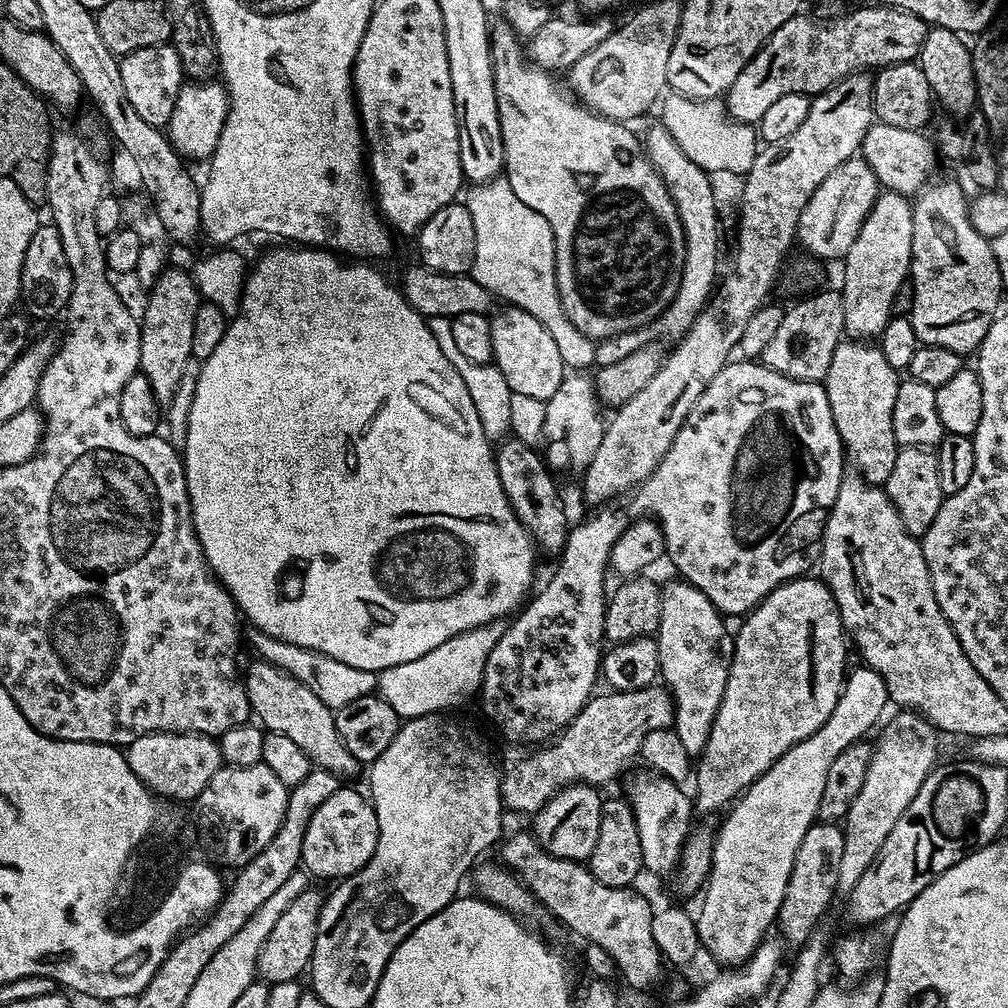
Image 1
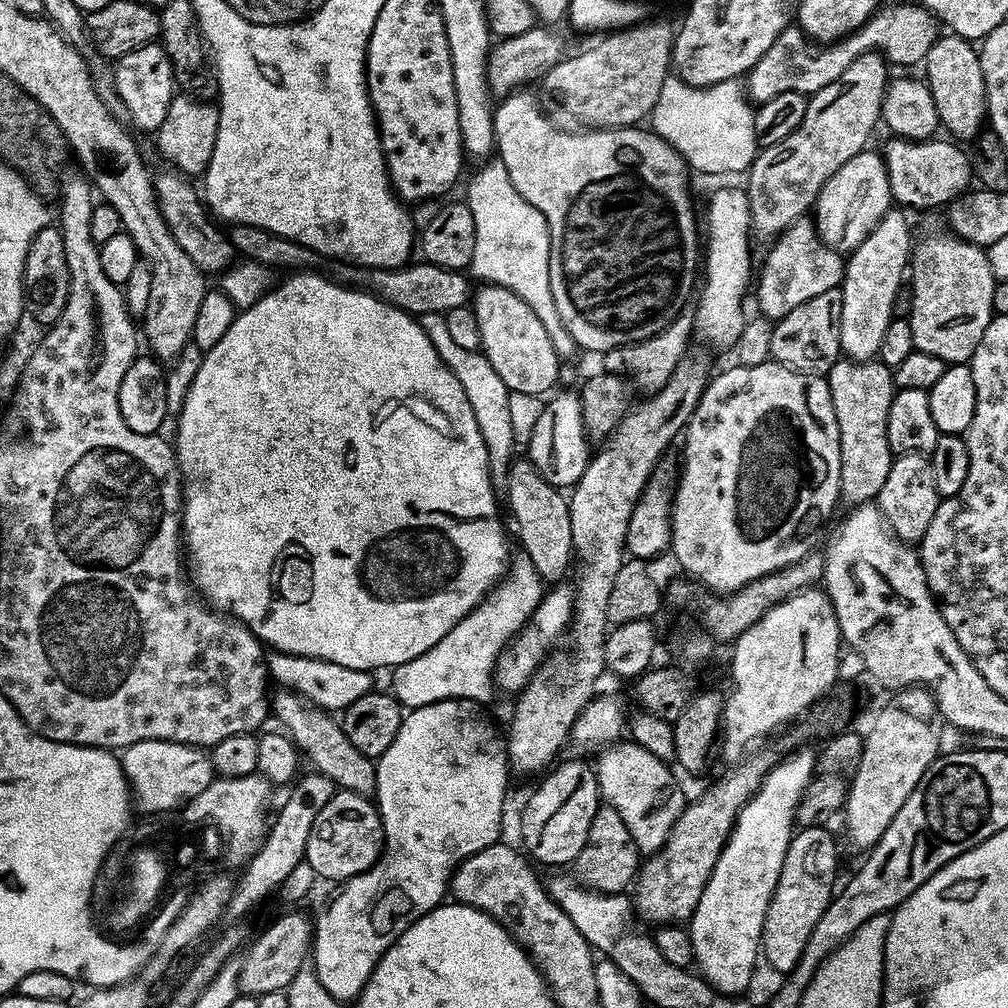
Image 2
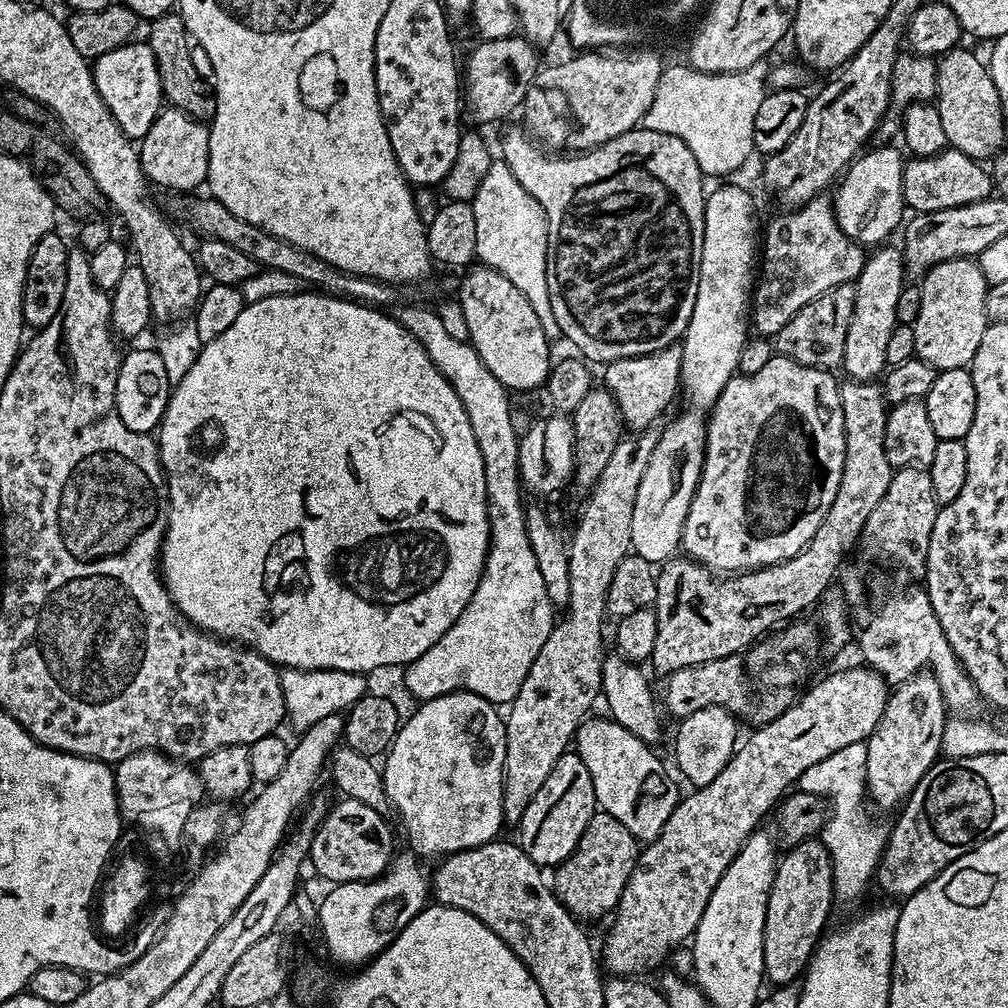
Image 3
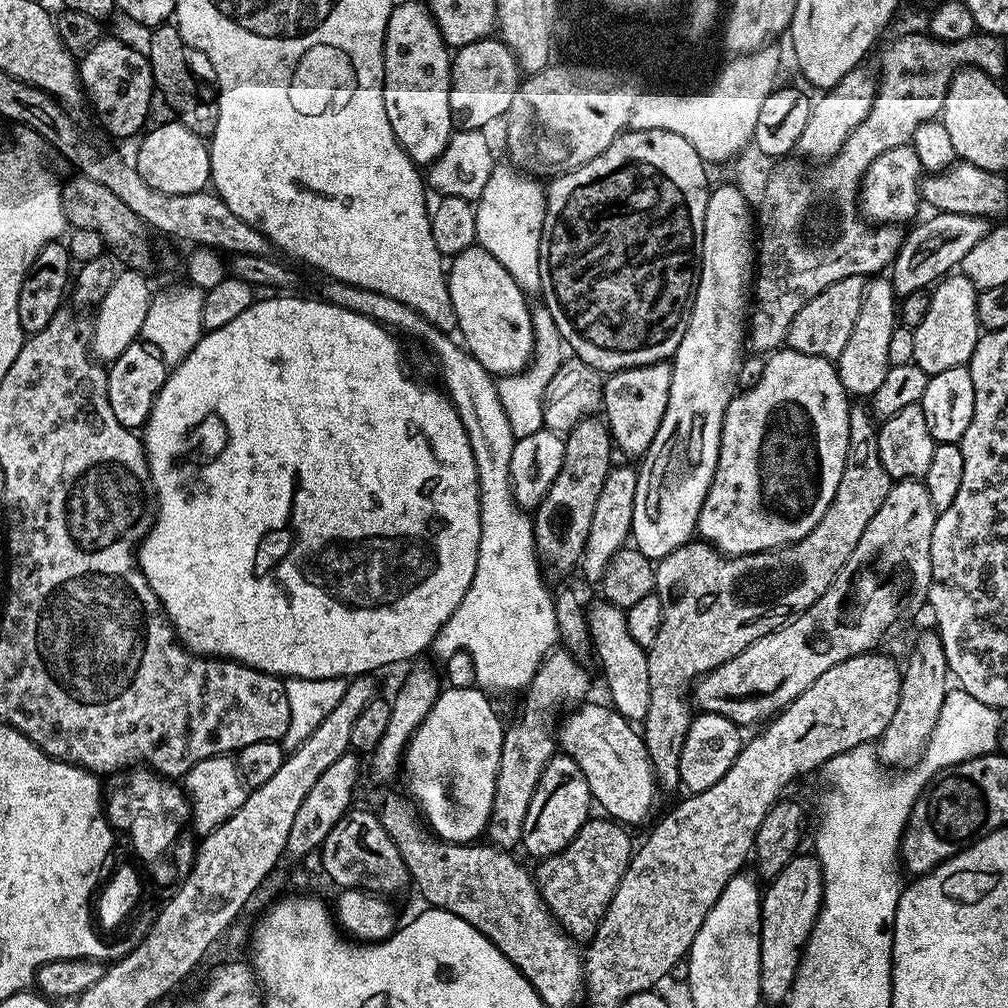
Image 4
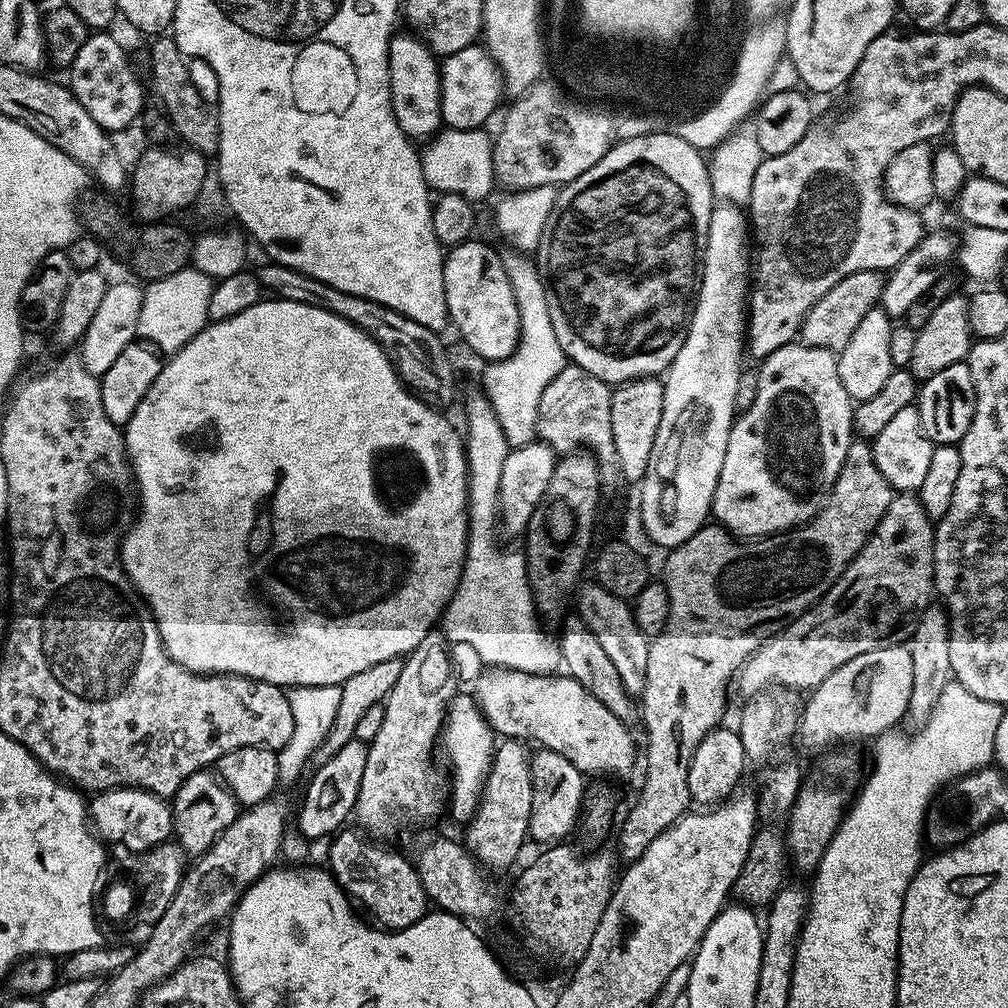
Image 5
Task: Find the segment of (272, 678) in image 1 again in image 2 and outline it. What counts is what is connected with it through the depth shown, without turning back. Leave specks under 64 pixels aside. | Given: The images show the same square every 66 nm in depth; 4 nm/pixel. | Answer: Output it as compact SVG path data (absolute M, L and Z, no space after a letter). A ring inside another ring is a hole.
M280 690L271 697L270 712L273 717L280 719L279 727L283 729L287 735L291 736L297 749L302 753L303 759L312 763L311 767L317 772L321 772L326 778L330 778L330 782L334 782L337 789L353 792L359 796L371 797L376 791L376 765L366 754L359 752L356 746L352 746L349 738L347 738L341 725L338 723L335 715L329 714L322 708L317 708L315 704L297 696L291 690Z

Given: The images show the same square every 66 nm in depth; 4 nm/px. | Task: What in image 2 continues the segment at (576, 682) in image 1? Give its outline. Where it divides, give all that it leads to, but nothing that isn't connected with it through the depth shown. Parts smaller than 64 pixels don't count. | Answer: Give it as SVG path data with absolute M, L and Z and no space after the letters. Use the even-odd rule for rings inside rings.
M560 582L545 591L534 614L524 623L524 629L512 639L496 659L494 684L497 689L511 694L523 692L532 675L540 669L540 665L552 655L560 639L565 639L572 622L572 611L576 609L576 594L567 583Z

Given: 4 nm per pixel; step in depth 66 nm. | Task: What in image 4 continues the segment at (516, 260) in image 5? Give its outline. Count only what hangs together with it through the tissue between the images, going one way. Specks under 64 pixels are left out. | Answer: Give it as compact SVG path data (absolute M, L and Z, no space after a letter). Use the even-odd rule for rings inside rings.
M543 306L532 308L532 325L534 326L534 350L527 368L515 376L501 376L496 380L498 398L502 398L502 410L506 410L506 419L510 422L510 430L519 438L526 434L534 434L544 427L544 395L546 386L550 386L550 378L558 374L560 365L566 359L566 345L558 334L558 326L554 326L554 318L550 318L550 310Z

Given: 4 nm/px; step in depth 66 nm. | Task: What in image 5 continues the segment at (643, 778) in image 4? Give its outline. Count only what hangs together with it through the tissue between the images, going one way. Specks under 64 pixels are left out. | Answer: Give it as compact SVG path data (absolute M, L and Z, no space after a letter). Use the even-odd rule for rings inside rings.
M491 666L480 671L472 695L495 735L505 739L535 739L537 745L568 758L585 774L626 776L631 772L636 762L633 731L574 677L539 676Z

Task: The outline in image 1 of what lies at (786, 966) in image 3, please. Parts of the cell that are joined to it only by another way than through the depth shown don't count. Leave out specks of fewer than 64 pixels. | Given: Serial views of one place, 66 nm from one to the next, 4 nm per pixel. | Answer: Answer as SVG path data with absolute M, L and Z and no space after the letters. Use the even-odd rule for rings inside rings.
M817 822L806 830L806 838L794 854L794 866L790 870L790 882L786 882L786 894L782 898L778 917L779 935L785 945L799 946L806 943L810 934L821 923L820 915L832 904L837 895L838 865L842 859L844 829L836 822Z

